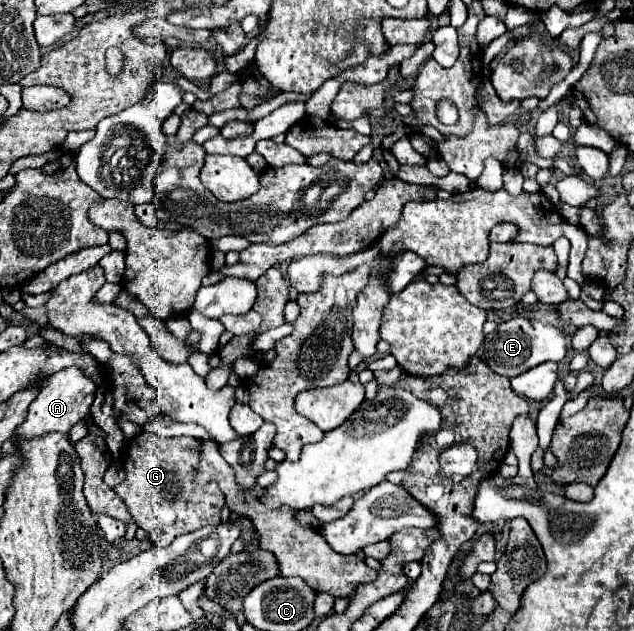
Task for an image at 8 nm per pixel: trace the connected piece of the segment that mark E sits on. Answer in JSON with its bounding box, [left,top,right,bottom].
[482,319,566,377]

